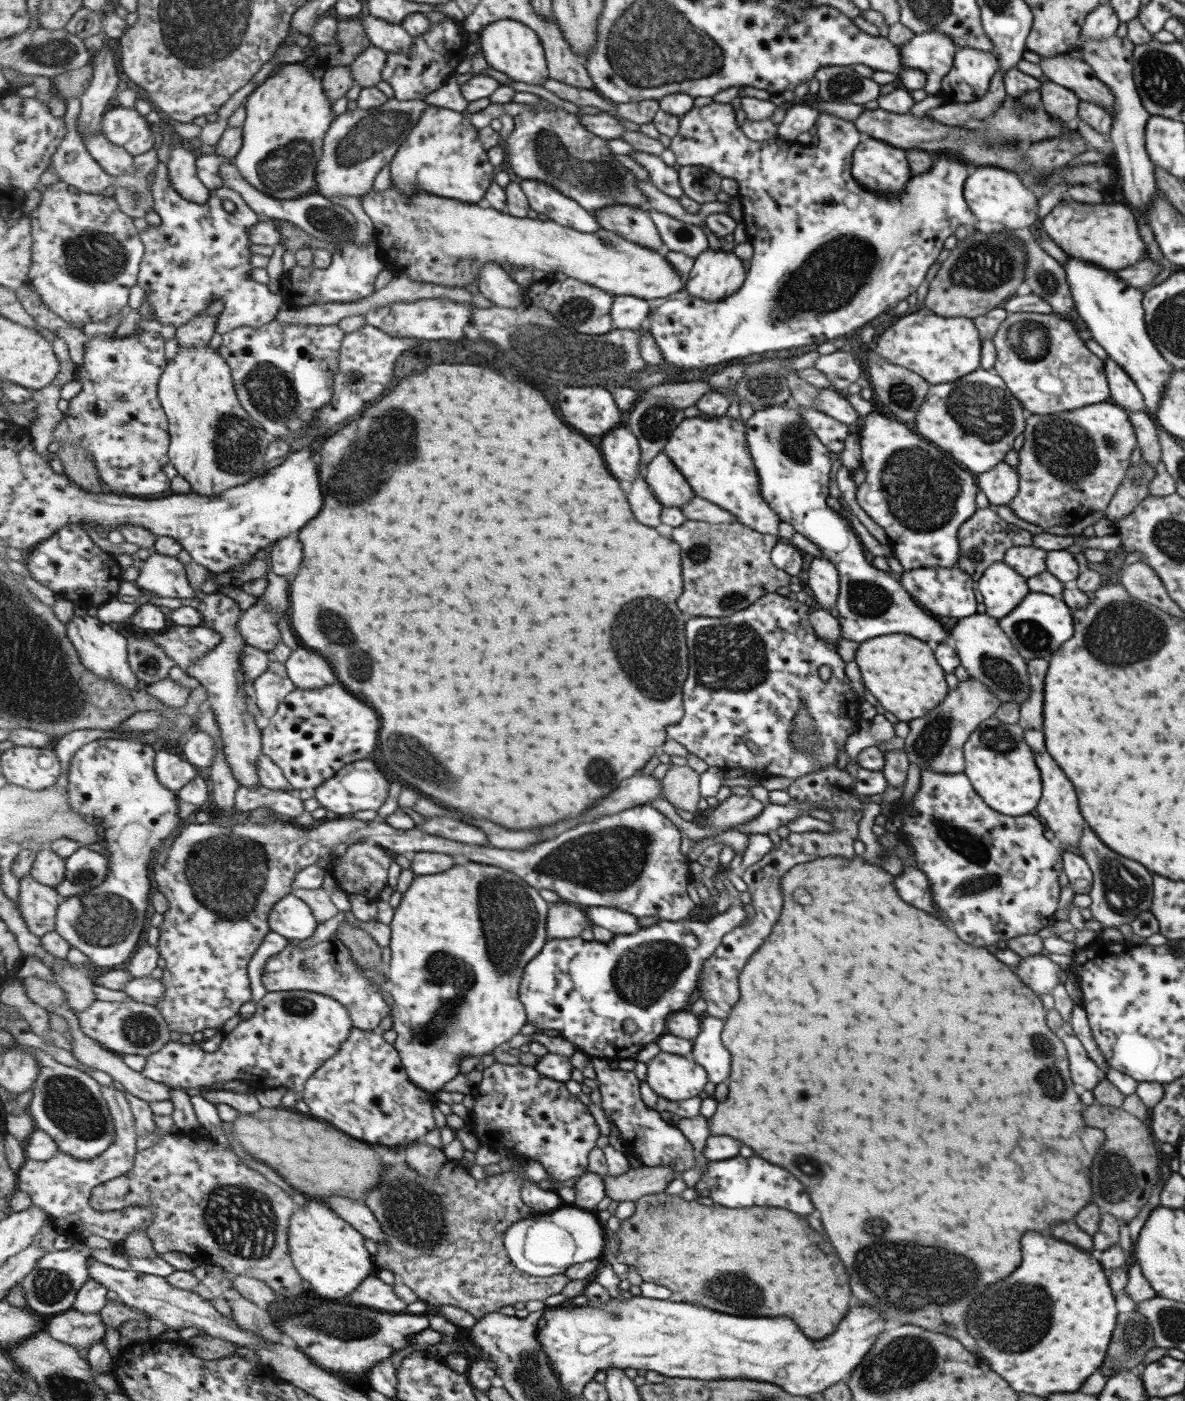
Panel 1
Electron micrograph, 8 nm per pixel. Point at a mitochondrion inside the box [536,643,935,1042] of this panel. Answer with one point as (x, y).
(642, 975)

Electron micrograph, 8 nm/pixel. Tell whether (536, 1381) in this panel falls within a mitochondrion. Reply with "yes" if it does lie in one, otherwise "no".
yes

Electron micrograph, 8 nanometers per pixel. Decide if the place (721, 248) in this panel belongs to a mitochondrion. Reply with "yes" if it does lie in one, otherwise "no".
no

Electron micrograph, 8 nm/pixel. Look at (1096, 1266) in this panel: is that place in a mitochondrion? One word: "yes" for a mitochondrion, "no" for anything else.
no

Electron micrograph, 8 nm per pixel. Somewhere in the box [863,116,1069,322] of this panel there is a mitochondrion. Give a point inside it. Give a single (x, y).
(983, 265)

